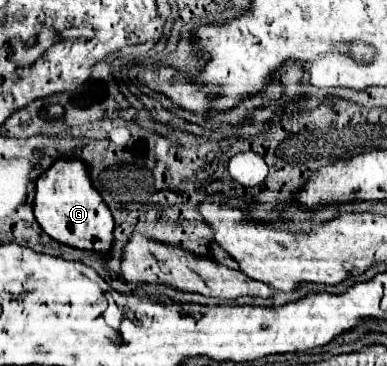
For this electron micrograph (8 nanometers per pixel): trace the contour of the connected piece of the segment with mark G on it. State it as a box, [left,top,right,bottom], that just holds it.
[33,159,115,257]

